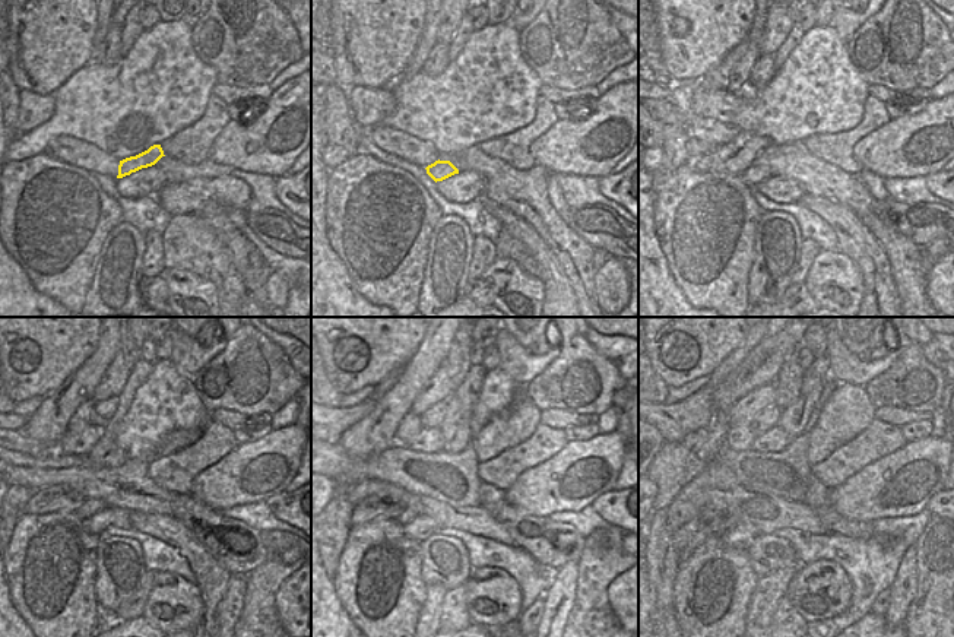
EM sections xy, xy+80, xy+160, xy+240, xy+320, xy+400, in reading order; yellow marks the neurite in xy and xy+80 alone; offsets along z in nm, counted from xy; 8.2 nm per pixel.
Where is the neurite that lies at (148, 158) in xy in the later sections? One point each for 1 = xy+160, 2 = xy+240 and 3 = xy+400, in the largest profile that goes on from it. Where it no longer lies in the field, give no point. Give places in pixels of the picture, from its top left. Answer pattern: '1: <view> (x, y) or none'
1: xy+160 (756, 174)
2: xy+240 (89, 507)
3: xy+400 (731, 522)

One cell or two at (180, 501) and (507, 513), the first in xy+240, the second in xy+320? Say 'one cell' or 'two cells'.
one cell

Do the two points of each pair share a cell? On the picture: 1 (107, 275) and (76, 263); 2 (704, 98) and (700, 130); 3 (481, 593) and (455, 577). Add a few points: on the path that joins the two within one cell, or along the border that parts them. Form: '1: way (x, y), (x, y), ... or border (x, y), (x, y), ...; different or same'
1: border (105, 238), (94, 281), (84, 301); different
2: border (691, 108), (696, 114), (732, 126); different
3: border (474, 570), (466, 585); different

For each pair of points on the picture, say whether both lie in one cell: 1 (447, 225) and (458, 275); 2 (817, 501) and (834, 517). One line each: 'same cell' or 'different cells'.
1: same cell
2: same cell

